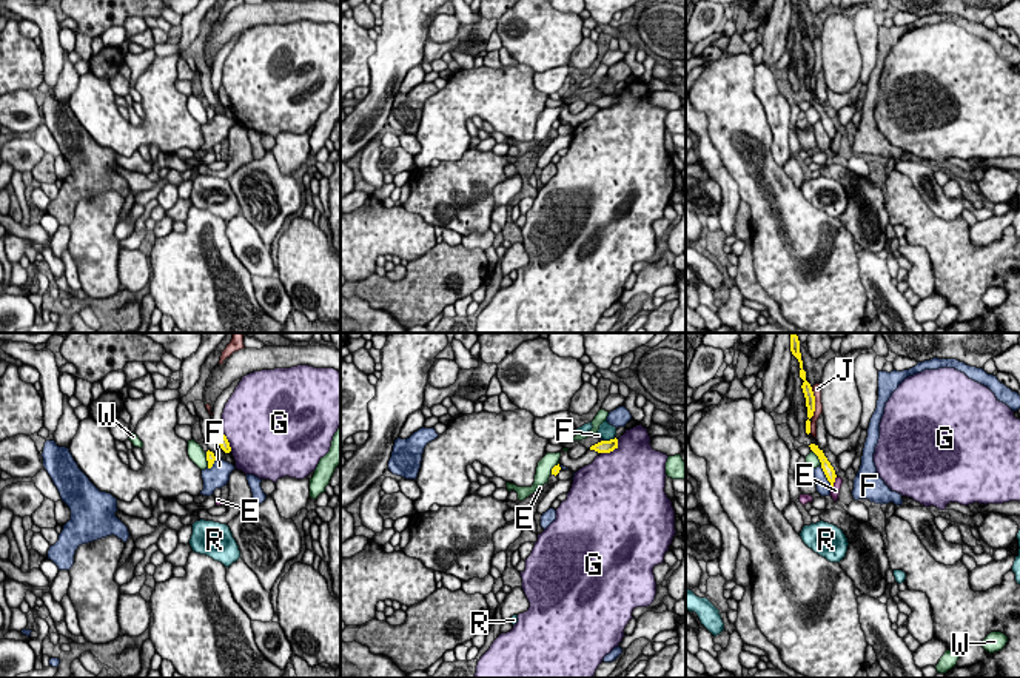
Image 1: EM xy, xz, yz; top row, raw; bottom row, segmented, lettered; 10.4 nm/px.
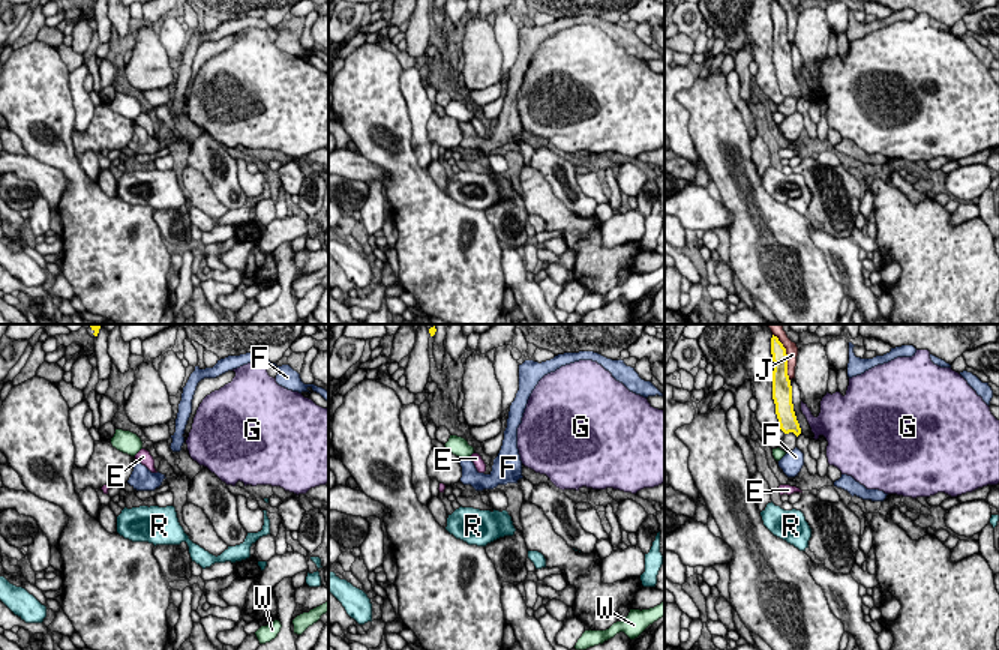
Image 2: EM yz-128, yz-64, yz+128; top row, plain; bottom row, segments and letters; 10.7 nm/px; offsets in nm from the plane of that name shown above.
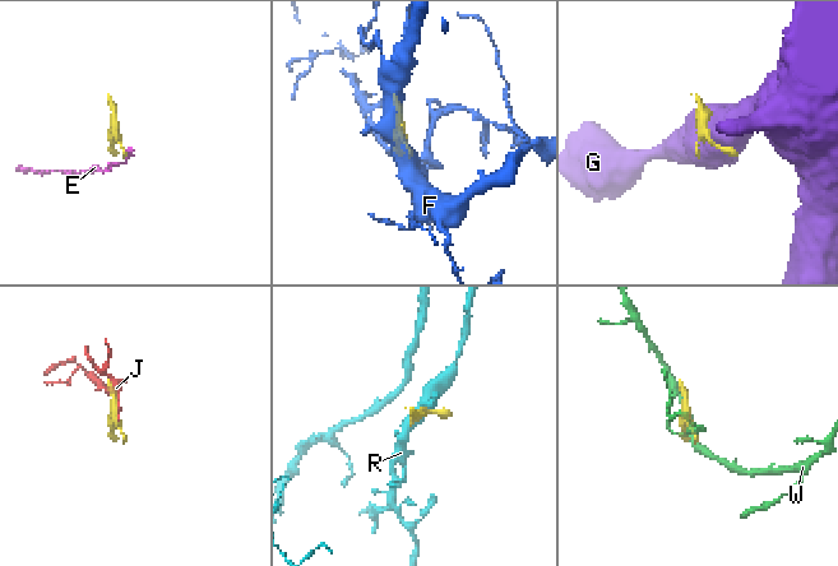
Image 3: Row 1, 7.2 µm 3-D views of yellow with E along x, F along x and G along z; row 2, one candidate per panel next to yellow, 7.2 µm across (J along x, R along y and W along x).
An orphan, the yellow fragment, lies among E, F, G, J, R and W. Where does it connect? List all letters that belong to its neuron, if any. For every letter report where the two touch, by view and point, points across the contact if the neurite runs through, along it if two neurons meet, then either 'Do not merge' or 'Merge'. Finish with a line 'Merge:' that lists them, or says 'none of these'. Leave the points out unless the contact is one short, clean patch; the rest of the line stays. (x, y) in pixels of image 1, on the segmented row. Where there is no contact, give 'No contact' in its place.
E: Touches yellow at yz (834, 481). Boundary: yz (837, 476), (832, 487). Do not merge
F: Touches yellow at yz (826, 476). Do not merge
G: Touches yellow at xz (612, 450). Do not merge
J: Touches yellow at yz (814, 402). Do not merge
R: Touches yellow at xz (610, 439). Boundary: xz (615, 438), (604, 441). Do not merge
W: Touches yellow at yz (818, 458). Merge
Merge: W

